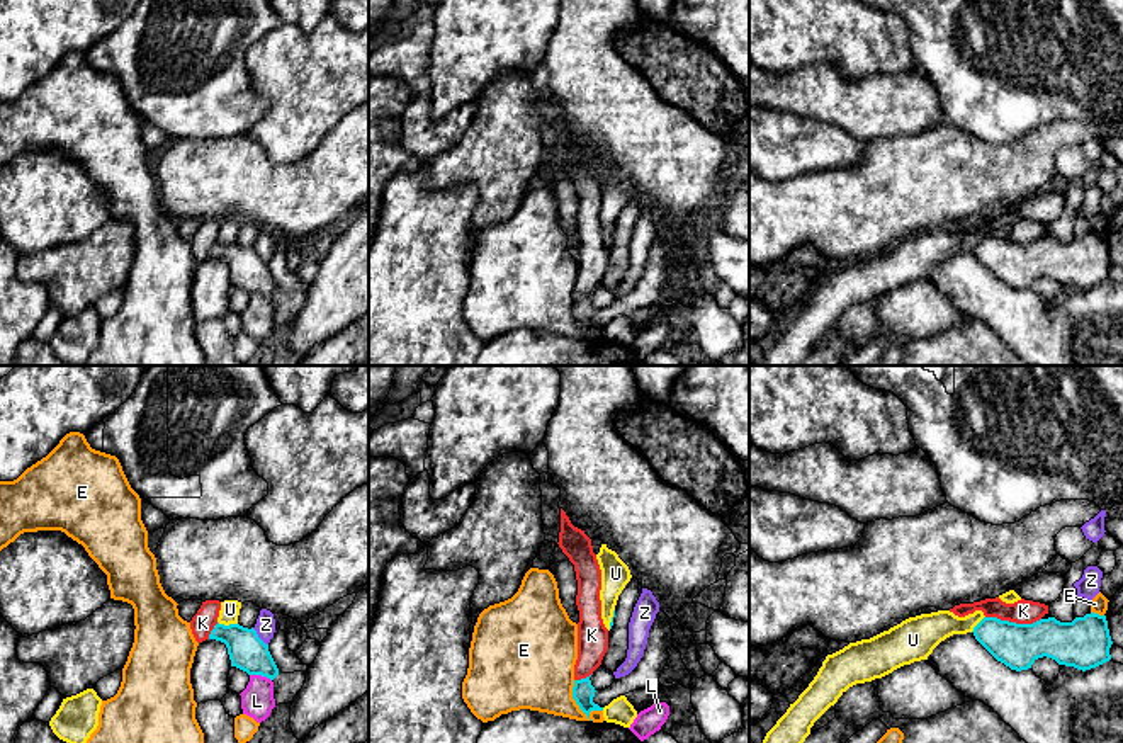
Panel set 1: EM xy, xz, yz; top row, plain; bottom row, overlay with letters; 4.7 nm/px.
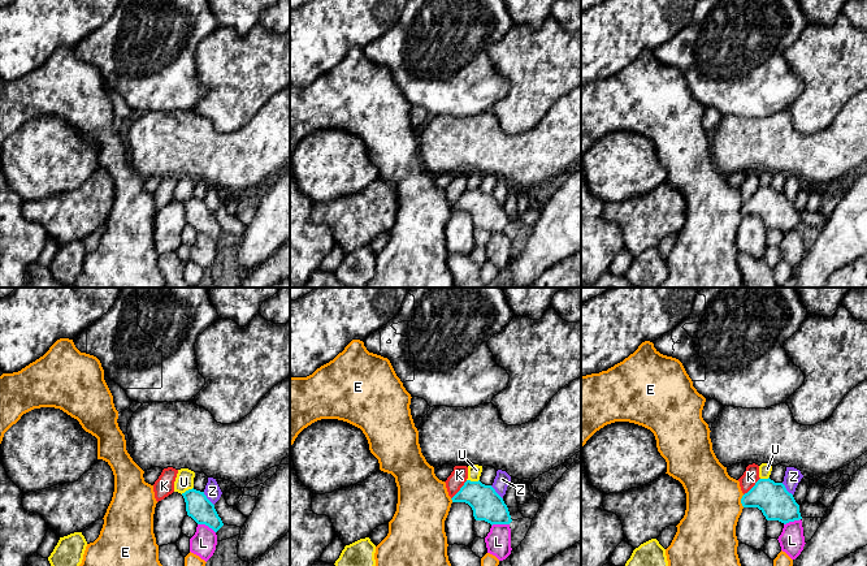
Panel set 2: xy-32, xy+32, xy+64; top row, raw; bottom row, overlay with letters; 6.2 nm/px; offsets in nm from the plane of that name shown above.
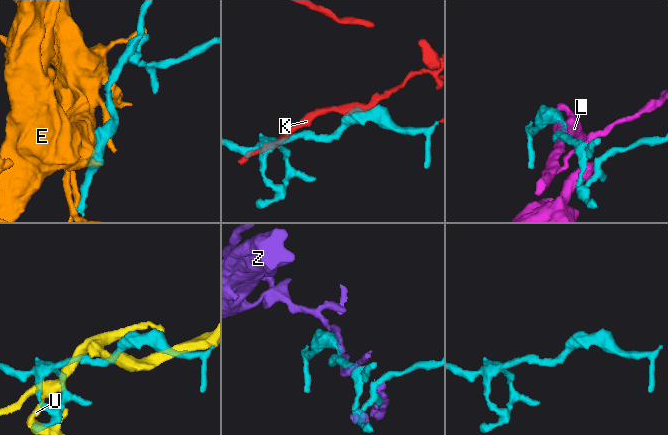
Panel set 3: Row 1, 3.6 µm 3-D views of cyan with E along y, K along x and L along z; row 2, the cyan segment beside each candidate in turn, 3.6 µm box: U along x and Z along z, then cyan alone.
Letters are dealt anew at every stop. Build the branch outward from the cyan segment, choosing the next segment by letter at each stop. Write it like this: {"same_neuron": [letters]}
{"same_neuron": ["K"]}

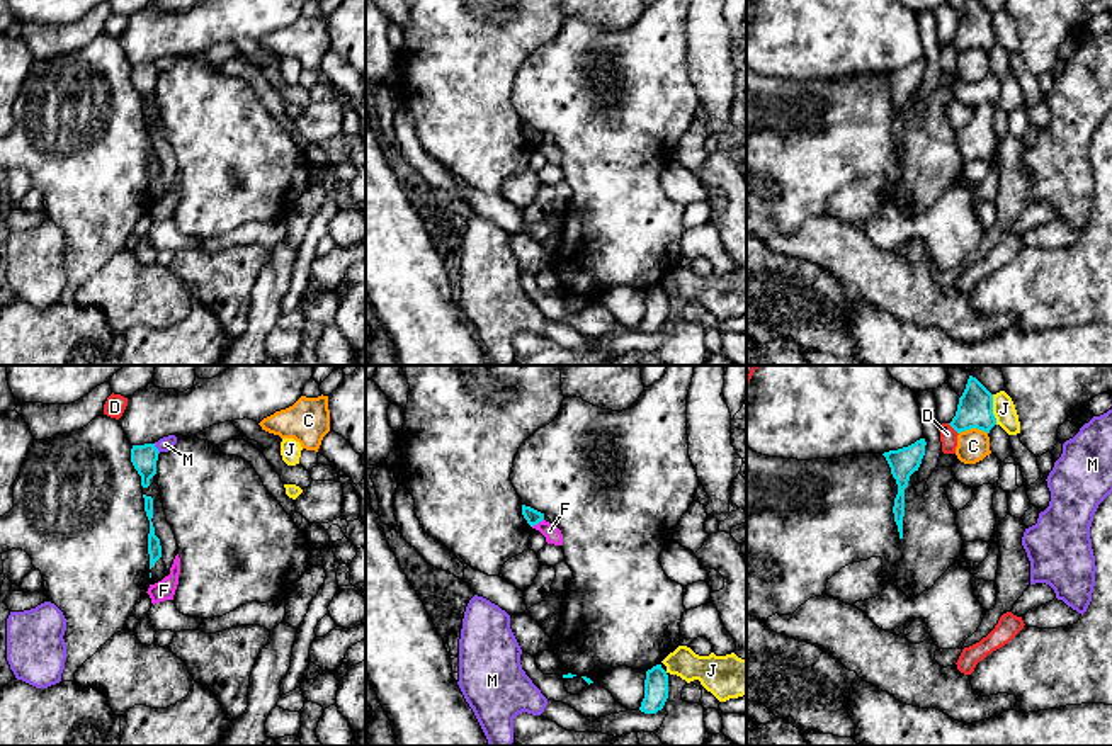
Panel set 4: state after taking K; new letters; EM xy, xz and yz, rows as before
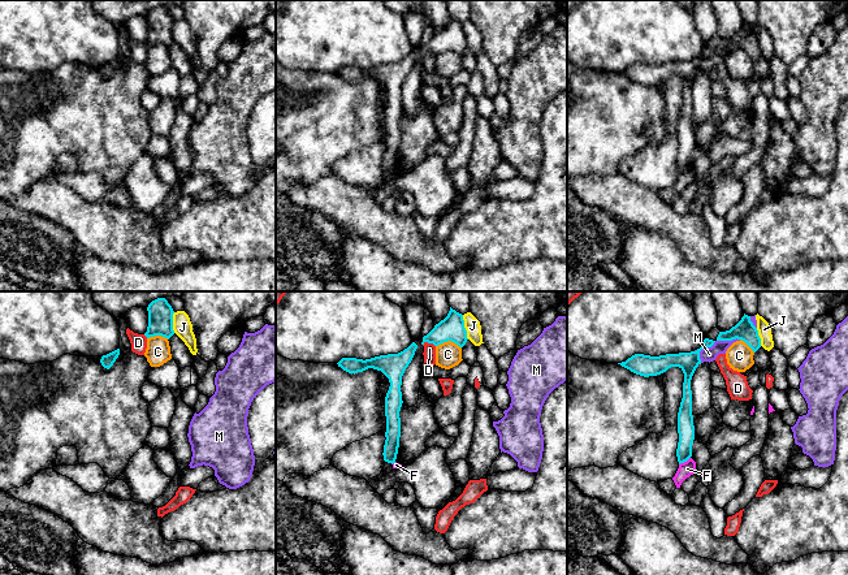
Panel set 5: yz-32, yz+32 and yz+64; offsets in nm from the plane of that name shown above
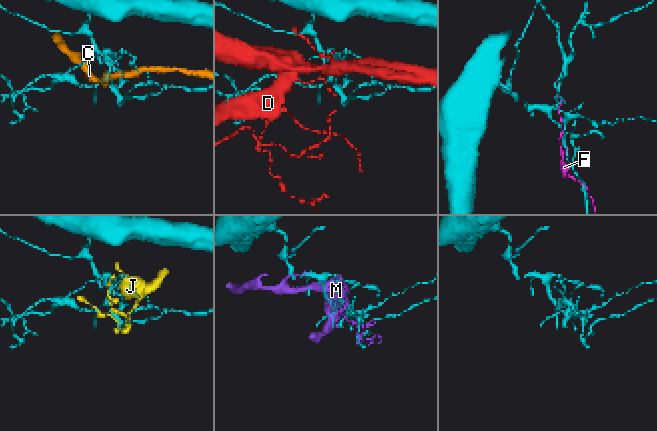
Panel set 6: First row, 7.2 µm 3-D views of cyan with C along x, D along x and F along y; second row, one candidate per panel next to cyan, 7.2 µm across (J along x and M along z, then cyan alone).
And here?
{"same_neuron": []}

